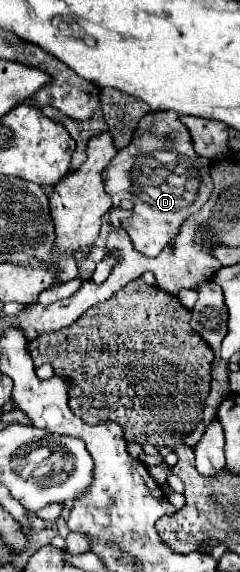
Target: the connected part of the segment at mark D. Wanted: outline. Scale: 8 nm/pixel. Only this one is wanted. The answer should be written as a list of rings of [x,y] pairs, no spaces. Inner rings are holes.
[[[150,111],[139,121],[130,145],[120,149],[106,167],[104,183],[106,193],[112,197],[110,211],[120,207],[124,199],[134,203],[132,217],[122,219],[120,223],[134,247],[150,257],[172,243],[186,217],[196,213],[212,193],[210,161],[194,151],[189,131],[174,111]],[[164,133],[174,139],[164,141]]]

